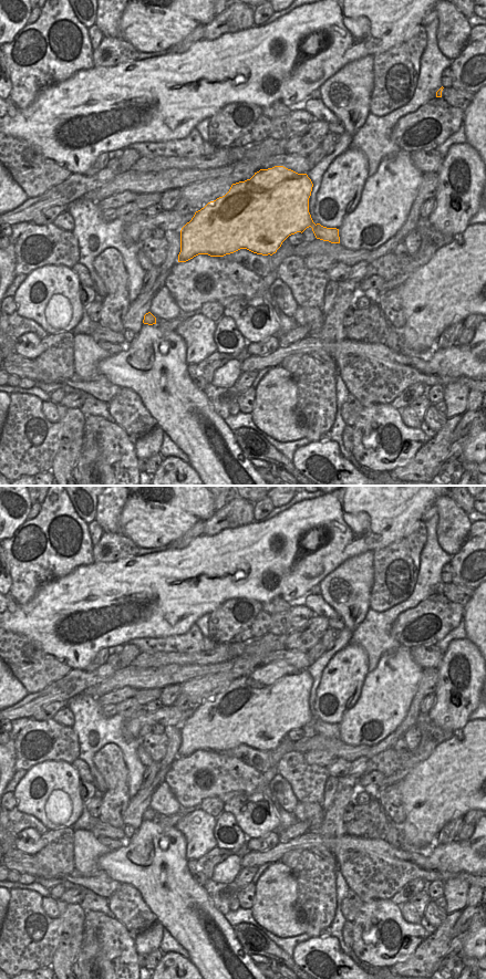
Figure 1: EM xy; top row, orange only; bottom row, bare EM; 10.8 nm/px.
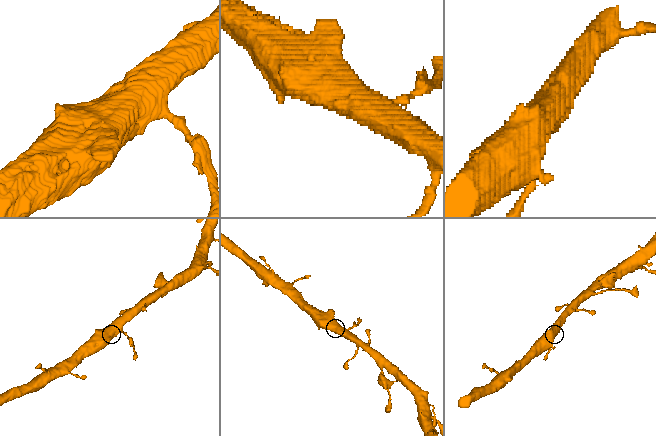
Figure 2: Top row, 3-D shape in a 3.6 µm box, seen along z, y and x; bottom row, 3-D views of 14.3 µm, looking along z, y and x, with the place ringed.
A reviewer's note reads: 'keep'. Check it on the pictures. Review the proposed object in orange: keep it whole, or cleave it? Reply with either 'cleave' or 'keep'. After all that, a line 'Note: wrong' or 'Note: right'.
cleave
Note: wrong

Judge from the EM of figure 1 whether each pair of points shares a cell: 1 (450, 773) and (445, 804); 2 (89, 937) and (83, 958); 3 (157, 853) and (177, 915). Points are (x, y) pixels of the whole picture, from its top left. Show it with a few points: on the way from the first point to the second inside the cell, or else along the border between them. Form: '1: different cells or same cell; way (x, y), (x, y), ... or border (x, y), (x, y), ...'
1: same cell; way (450, 781), (445, 787), (445, 797)
2: same cell; way (89, 943), (88, 953)
3: same cell; way (158, 868), (177, 899)

